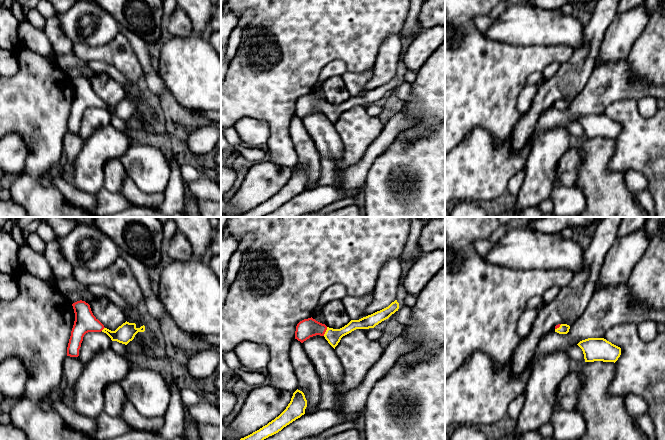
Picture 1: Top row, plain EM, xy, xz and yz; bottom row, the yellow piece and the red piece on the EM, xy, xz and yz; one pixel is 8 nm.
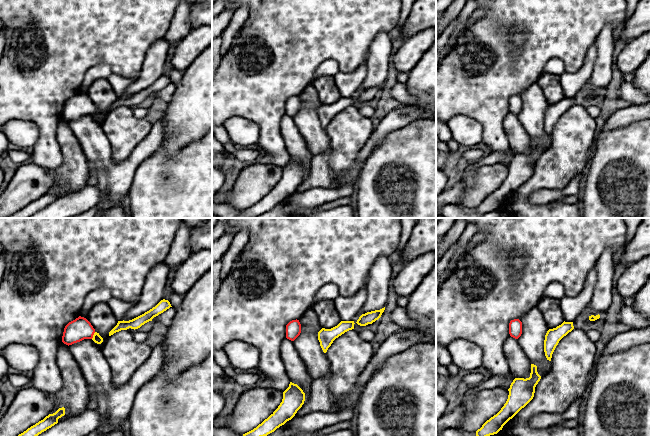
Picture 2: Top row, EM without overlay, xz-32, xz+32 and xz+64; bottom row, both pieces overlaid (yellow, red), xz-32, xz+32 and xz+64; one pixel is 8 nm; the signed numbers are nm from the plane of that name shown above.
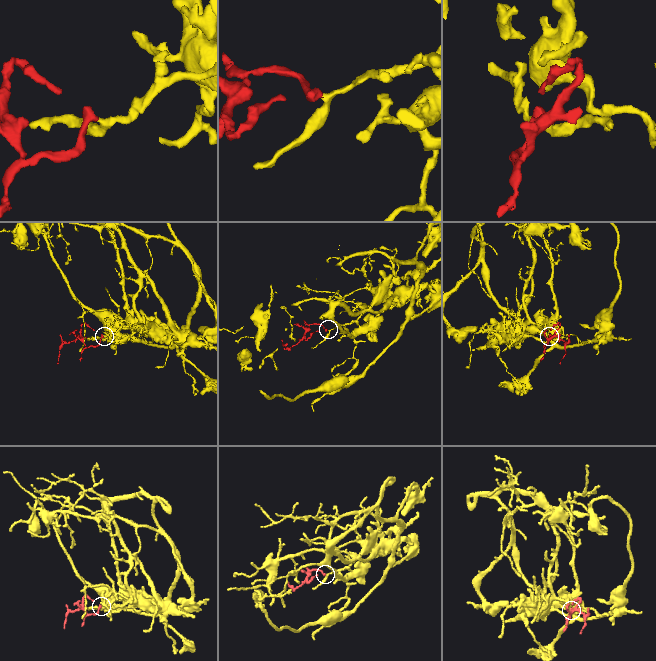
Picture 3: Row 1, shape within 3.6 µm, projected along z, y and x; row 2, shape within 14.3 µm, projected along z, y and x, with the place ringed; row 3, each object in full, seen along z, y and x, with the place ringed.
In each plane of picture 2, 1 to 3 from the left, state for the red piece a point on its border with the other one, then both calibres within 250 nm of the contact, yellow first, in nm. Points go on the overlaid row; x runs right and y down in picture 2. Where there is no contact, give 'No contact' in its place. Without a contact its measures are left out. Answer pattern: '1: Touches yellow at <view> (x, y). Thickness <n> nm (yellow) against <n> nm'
1: Touches yellow at xz-32 (93, 335). Thickness 70 nm (yellow) against 180 nm
2: No contact
3: No contact

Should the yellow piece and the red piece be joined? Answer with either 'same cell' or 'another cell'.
same cell

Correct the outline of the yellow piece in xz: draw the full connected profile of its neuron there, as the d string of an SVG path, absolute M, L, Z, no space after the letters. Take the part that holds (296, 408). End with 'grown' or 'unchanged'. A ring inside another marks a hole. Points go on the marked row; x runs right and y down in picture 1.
M297 389L293 393L291 401L286 409L278 417L276 417L274 420L272 420L259 430L244 438L241 438L240 440L264 440L269 436L278 433L284 427L304 415L306 407L307 400L305 398L305 395L302 391Z; unchanged

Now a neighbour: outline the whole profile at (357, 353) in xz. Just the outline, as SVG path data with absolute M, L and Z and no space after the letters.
M356 329L343 336L335 347L335 353L343 368L339 392L357 388L384 350L379 341L371 341L368 338L367 329Z

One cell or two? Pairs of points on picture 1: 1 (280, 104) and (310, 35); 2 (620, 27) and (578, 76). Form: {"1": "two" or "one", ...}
{"1": "one", "2": "two"}

